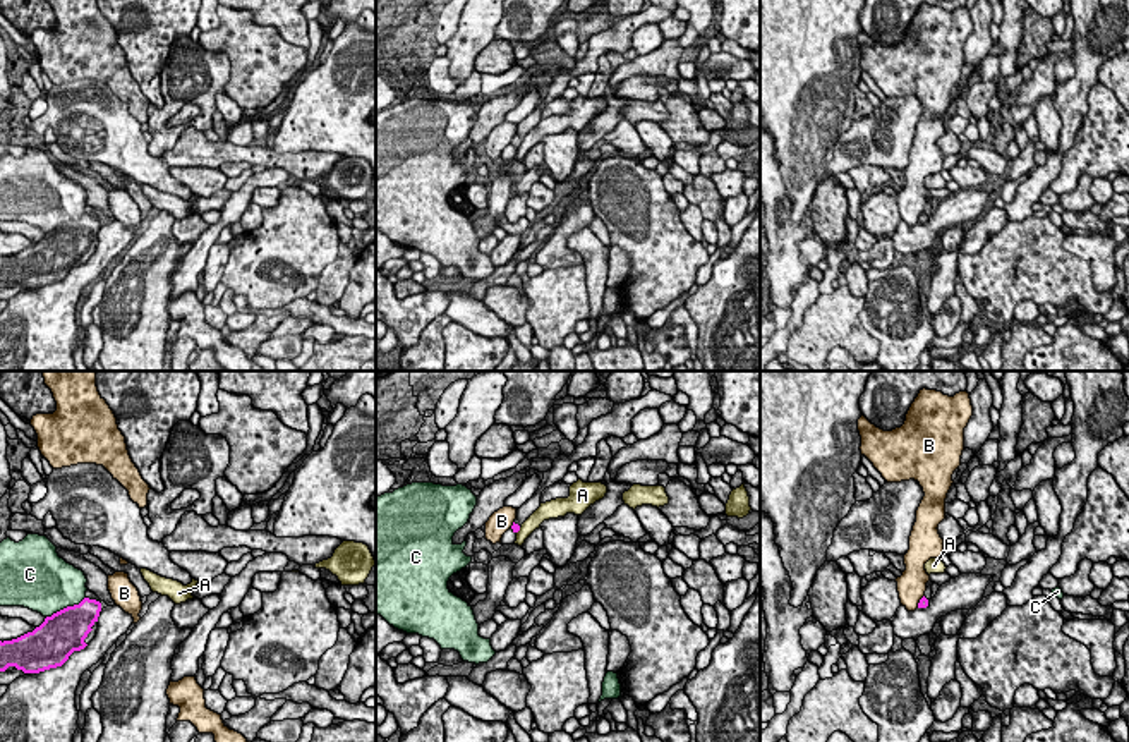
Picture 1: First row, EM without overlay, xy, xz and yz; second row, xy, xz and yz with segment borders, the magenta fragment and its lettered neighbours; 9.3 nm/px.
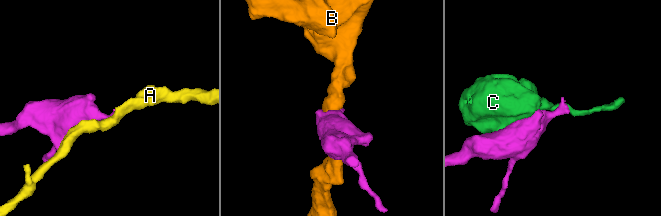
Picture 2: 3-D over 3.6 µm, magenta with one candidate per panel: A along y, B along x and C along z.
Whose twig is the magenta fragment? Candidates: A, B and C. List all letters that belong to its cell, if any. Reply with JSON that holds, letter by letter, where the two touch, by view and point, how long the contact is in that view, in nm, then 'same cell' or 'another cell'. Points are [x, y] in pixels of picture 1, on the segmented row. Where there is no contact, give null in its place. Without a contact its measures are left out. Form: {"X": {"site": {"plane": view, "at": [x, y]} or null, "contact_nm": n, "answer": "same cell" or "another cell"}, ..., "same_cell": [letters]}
{"A": {"site": {"plane": "xz", "at": [519, 529]}, "contact_nm": 70, "answer": "another cell"}, "B": {"site": {"plane": "yz", "at": [920, 602]}, "contact_nm": 140, "answer": "another cell"}, "C": {"site": {"plane": "xy", "at": [67, 607]}, "contact_nm": 420, "answer": "another cell"}, "same_cell": []}

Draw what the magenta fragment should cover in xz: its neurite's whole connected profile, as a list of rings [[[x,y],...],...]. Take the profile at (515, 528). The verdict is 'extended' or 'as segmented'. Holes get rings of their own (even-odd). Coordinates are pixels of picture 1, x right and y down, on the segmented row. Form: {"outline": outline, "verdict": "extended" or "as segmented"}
{"outline": [[[650,390],[645,397],[619,404],[613,407],[611,414],[601,416],[589,424],[589,435],[585,441],[575,447],[570,457],[559,455],[552,462],[552,469],[544,472],[544,479],[539,490],[530,500],[516,508],[516,519],[511,526],[513,532],[518,532],[522,524],[540,507],[542,491],[554,483],[561,481],[568,474],[568,467],[580,459],[597,455],[597,443],[601,440],[616,436],[625,438],[631,435],[631,419],[643,409],[659,409],[662,404],[671,402],[673,397]]], "verdict": "extended"}

